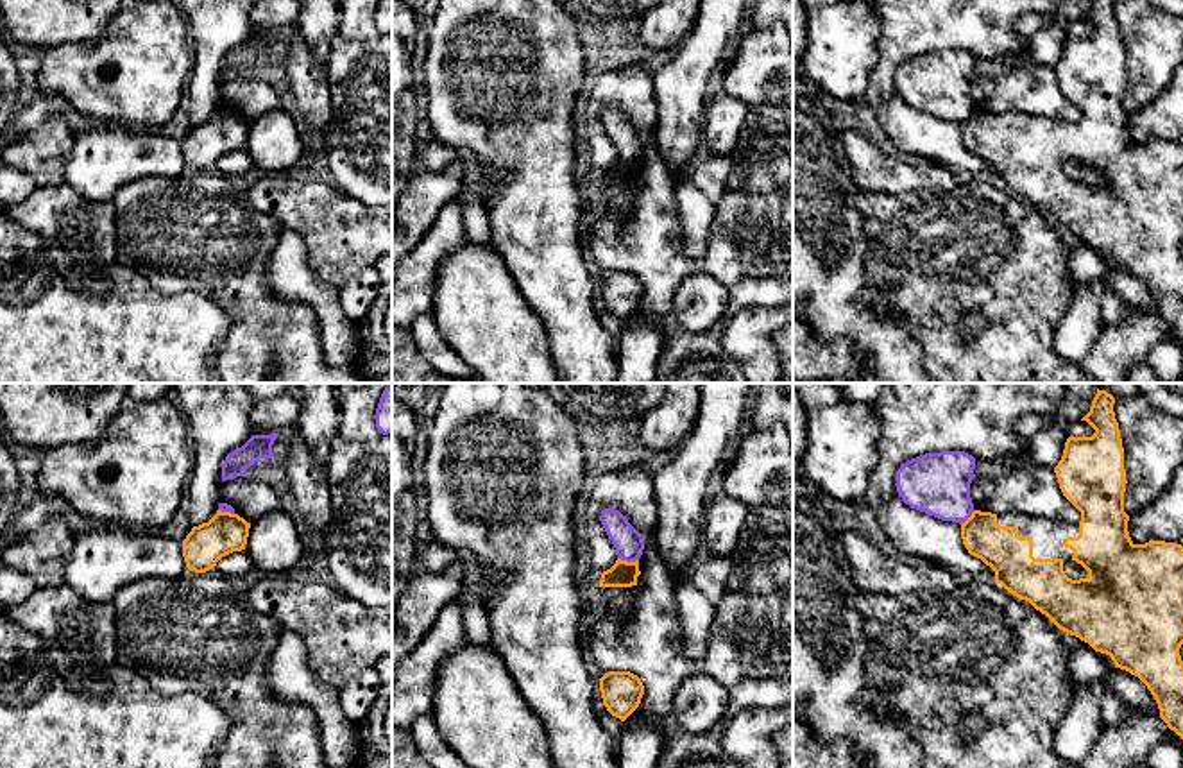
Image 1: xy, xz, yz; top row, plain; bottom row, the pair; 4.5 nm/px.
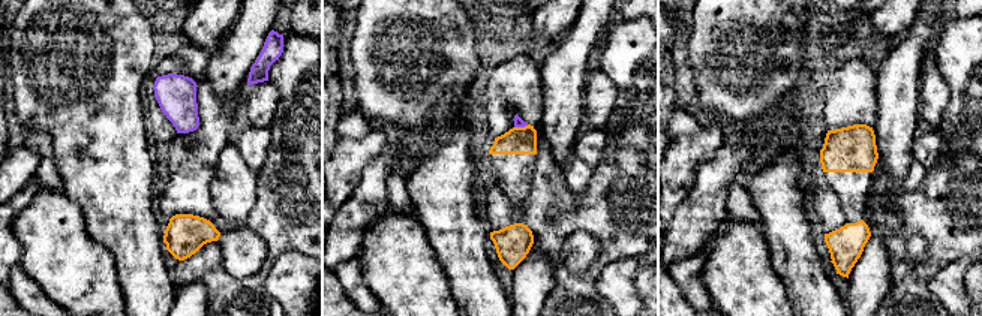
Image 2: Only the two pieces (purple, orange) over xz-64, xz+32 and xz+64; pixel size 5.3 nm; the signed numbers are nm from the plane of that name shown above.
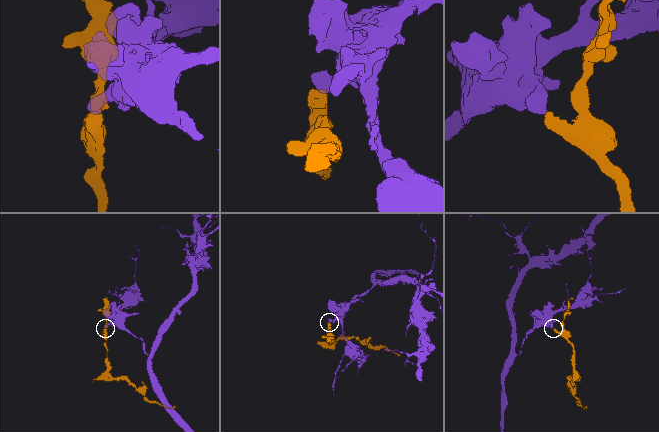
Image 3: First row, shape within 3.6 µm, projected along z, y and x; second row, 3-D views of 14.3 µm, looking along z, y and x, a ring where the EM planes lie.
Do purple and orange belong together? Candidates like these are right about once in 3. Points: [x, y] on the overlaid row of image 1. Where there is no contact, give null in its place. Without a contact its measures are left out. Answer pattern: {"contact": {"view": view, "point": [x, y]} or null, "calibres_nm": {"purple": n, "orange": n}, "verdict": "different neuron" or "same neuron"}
{"contact": {"view": "xz", "point": [629, 561]}, "calibres_nm": {"purple": 130, "orange": 120}, "verdict": "different neuron"}

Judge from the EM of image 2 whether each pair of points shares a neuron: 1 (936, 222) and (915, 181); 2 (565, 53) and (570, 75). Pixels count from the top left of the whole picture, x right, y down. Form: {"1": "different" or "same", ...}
{"1": "different", "2": "same"}

